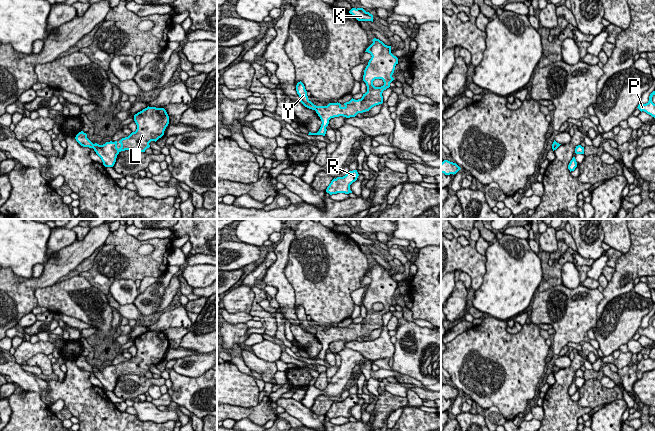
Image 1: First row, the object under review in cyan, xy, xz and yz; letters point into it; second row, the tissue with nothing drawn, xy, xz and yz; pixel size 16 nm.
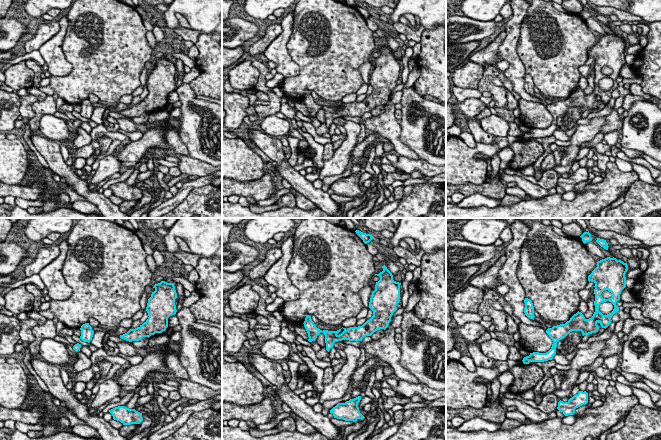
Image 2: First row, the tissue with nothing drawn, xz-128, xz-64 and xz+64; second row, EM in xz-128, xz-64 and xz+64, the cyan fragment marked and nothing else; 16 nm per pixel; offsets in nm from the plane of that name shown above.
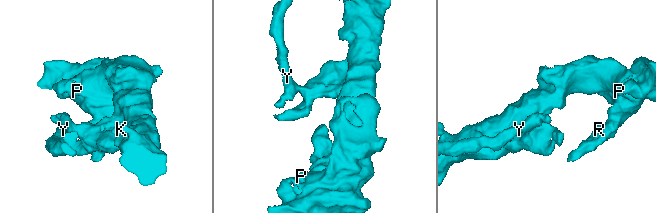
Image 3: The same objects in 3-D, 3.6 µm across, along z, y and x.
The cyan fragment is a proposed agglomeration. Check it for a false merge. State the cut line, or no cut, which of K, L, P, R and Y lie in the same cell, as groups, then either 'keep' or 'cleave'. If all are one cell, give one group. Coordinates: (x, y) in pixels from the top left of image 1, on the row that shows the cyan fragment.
xz (317, 106), (315, 110) | K L P R / Y | cleave

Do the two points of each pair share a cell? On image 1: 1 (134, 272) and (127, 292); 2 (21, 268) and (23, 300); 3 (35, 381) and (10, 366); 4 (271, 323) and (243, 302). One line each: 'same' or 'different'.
1: different
2: different
3: same
4: different

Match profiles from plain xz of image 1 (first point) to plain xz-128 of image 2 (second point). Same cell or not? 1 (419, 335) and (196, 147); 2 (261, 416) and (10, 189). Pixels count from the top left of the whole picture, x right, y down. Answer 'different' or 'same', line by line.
1: same
2: same

